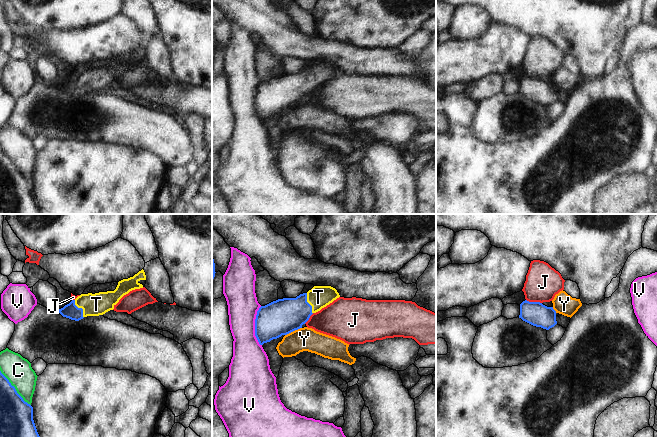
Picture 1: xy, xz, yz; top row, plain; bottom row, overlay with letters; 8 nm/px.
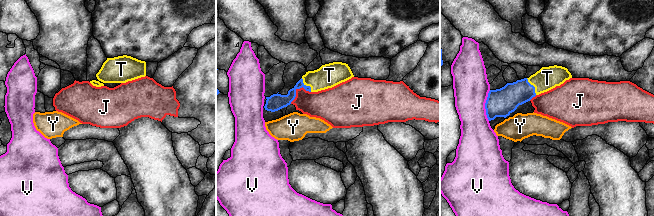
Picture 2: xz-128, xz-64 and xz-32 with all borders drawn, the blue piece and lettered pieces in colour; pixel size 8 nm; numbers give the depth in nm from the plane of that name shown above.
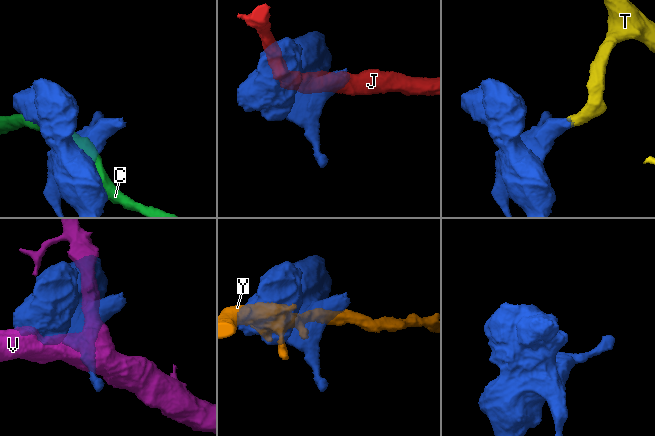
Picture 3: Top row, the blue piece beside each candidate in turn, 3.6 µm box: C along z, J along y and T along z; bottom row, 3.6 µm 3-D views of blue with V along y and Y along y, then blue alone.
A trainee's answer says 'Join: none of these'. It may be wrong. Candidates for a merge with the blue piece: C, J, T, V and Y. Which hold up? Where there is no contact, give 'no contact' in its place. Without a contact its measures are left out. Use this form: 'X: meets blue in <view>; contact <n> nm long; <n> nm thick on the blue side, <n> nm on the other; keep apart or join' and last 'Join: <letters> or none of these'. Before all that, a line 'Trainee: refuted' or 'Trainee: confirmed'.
Trainee: refuted
C: meets blue in xy; contact 380 nm long; 280 nm thick on the blue side, 220 nm on the other; keep apart
J: meets blue in yz; contact 130 nm long; 190 nm thick on the blue side, 280 nm on the other; keep apart
T: meets blue in xy; contact 160 nm long; 120 nm thick on the blue side, 180 nm on the other; join
V: meets blue in xz; contact 320 nm long; 280 nm thick on the blue side, 260 nm on the other; keep apart
Y: meets blue in xz; contact 150 nm long; 280 nm thick on the blue side, 190 nm on the other; keep apart
Join: T

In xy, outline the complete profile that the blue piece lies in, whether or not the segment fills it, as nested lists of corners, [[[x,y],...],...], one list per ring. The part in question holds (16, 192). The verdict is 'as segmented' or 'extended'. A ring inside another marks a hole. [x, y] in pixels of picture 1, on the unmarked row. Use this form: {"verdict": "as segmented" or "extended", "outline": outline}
{"verdict": "as segmented", "outline": [[[0,147],[0,214],[40,214],[34,196],[33,183],[25,178]]]}

